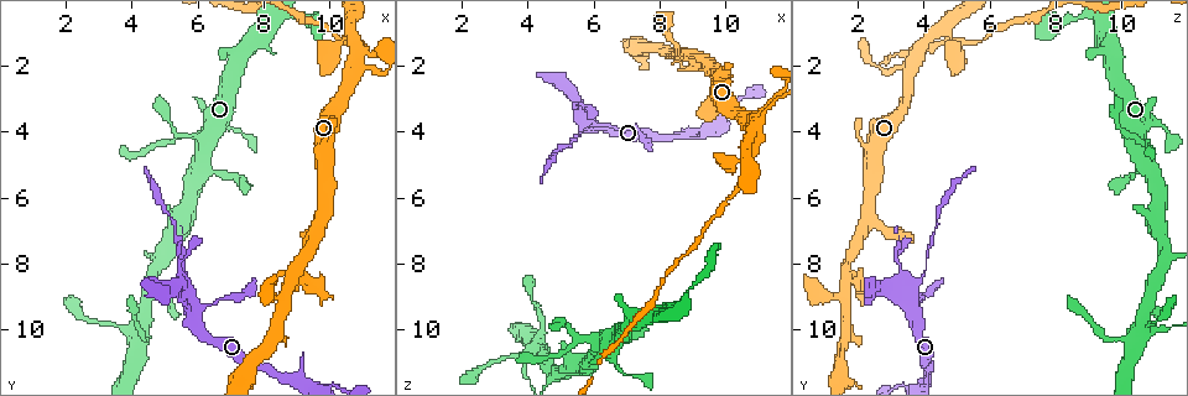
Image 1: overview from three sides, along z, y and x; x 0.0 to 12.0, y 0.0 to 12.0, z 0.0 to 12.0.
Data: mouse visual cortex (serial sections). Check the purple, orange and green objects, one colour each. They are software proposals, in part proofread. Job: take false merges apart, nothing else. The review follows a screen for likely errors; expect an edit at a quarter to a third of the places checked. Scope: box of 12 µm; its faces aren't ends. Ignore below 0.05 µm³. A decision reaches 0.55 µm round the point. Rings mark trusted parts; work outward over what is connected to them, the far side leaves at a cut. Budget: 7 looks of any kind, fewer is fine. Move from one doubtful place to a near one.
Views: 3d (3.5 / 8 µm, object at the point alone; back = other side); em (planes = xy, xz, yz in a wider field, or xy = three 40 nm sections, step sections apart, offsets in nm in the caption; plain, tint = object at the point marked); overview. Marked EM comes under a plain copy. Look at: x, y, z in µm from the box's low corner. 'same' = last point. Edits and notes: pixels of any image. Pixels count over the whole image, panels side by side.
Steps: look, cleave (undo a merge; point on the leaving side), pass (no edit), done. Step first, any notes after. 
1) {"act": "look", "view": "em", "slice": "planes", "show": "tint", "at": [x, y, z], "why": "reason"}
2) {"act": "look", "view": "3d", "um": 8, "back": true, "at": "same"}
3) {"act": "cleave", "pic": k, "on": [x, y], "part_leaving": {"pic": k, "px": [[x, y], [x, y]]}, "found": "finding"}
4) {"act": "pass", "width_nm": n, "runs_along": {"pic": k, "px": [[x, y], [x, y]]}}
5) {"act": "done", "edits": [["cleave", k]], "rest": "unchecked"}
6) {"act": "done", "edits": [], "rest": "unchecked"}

{"act": "look", "view": "3d", "um": 3.5, "at": [5.3, 3.9, 10.0], "why": "thick turns thin"}

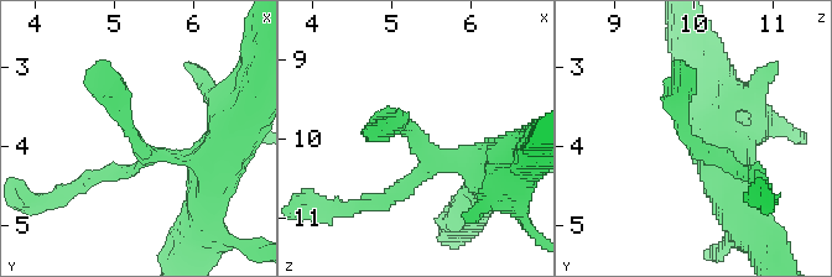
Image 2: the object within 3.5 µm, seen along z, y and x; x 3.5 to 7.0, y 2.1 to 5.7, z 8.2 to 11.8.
{"act": "pass", "runs_along": {"pic": 2, "px": [[196, 155], [146, 155], [100, 63]]}, "found": "one cell here"}

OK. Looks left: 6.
{"act": "look", "view": "3d", "um": 8, "back": true, "at": [9.2, 8.6, 2.0], "why": "thick turns thin"}

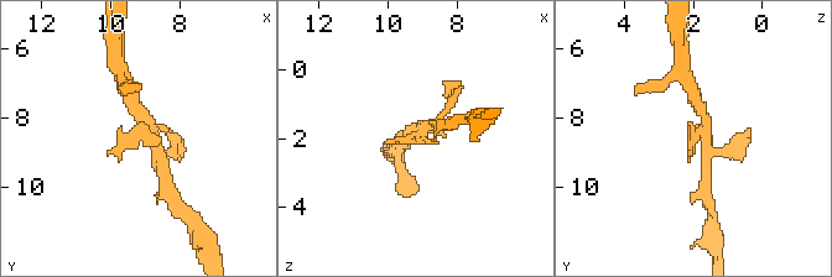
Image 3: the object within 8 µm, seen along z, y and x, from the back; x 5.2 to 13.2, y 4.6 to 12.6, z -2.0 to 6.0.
{"act": "look", "view": "3d", "um": 3.5, "at": [9.3, 8.6, 2.0], "why": "zoom in"}

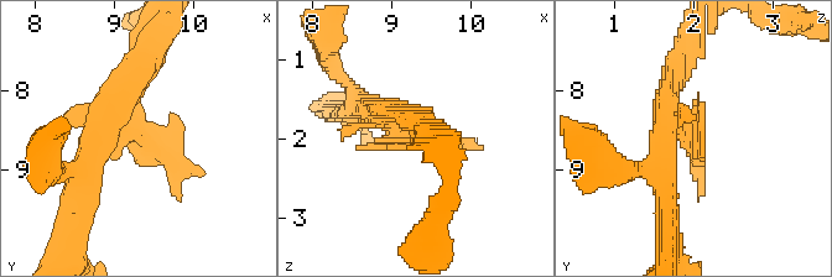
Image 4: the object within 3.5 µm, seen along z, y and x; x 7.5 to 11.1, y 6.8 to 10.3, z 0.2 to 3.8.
{"act": "look", "view": "em", "slice": "xy", "step": 5, "show": "tint", "at": [9.25, 8.50, 2.00]}

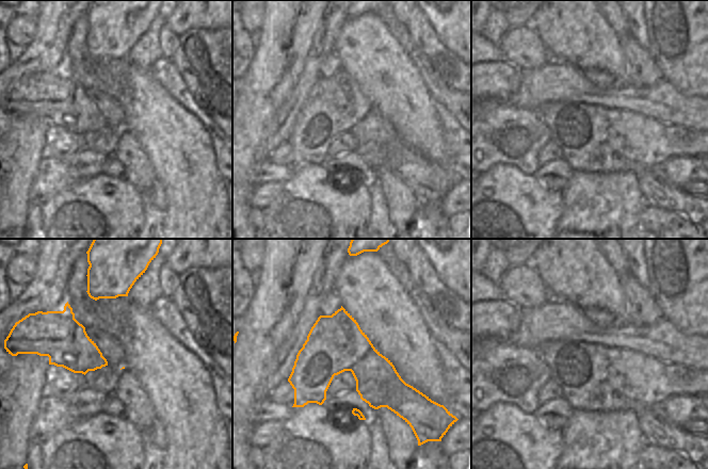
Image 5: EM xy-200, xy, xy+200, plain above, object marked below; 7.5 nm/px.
{"act": "cleave", "pic": 4, "on": [168, 141], "border": {"pic": 5, "px": [[303, 345], [322, 350], [335, 374]]}, "found": "two cells meet here"}

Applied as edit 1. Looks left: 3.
{"act": "look", "view": "overview"}

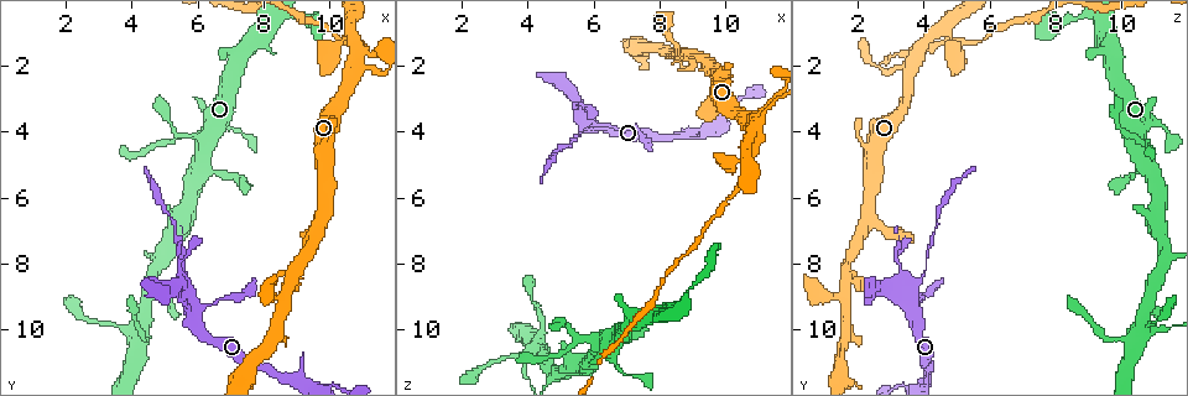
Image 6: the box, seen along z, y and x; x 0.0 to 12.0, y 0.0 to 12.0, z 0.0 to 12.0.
{"act": "look", "view": "3d", "um": 3.5, "at": [5.5, 8.0, 3.3], "why": "sudden change in width"}

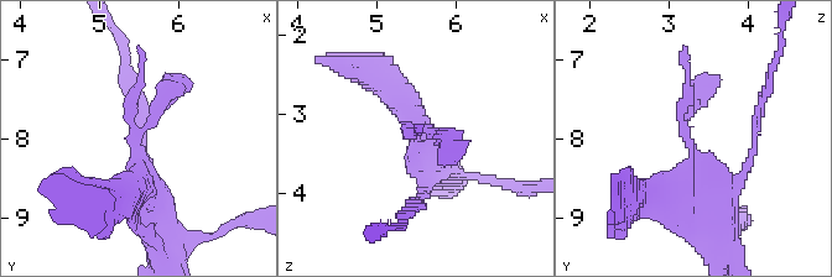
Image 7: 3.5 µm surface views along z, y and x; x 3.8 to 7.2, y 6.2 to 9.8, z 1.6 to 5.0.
{"act": "look", "view": "em", "slice": "xy", "step": 3, "show": "tint", "at": [5.45, 8.00, 3.20], "why": "shape alone is not enough"}

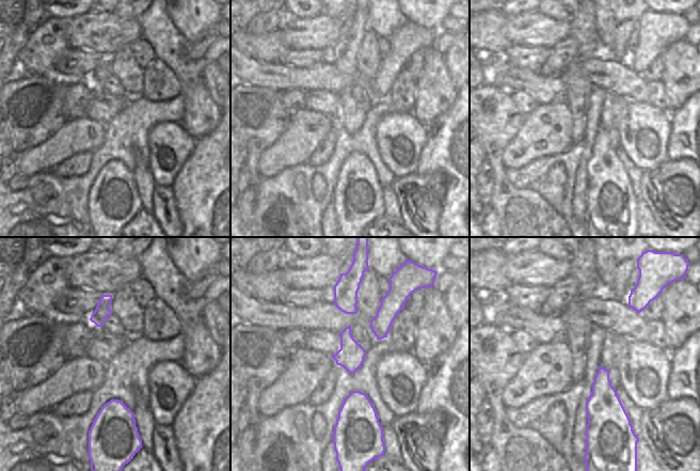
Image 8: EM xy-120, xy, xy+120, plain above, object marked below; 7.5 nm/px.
{"act": "pass", "runs_along": {"pic": 7, "px": [[149, 205], [134, 137], [168, 80]]}, "found": "all the same cell"}

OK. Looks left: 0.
{"act": "done", "edits": [["cleave", 4]], "rest": "unchecked"}

